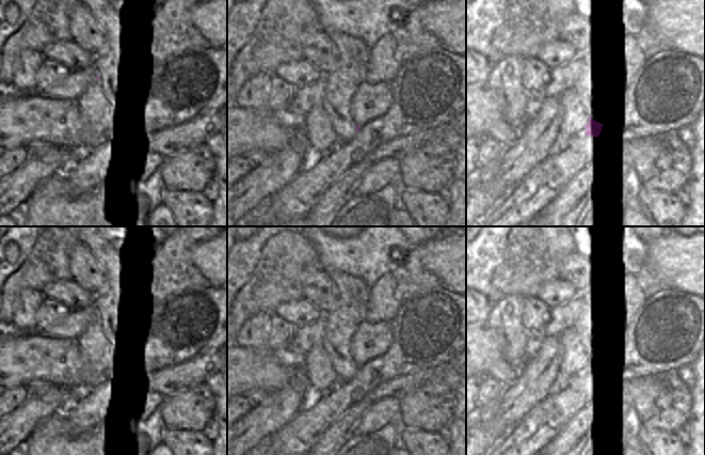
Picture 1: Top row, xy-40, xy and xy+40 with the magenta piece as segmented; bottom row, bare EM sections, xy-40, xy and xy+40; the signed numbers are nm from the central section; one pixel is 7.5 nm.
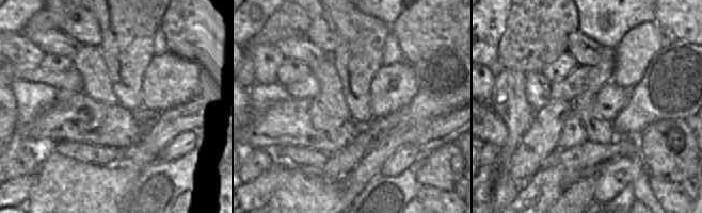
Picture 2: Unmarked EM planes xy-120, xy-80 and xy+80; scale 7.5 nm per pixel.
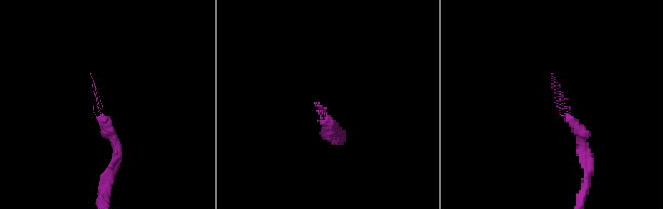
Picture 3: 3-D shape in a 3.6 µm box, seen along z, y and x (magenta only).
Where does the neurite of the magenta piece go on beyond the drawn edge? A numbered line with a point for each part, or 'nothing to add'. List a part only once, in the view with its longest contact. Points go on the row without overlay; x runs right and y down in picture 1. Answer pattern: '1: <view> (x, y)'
1: xy+40 (576, 355)

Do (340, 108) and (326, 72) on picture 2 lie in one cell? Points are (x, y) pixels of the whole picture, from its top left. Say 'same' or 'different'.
same

